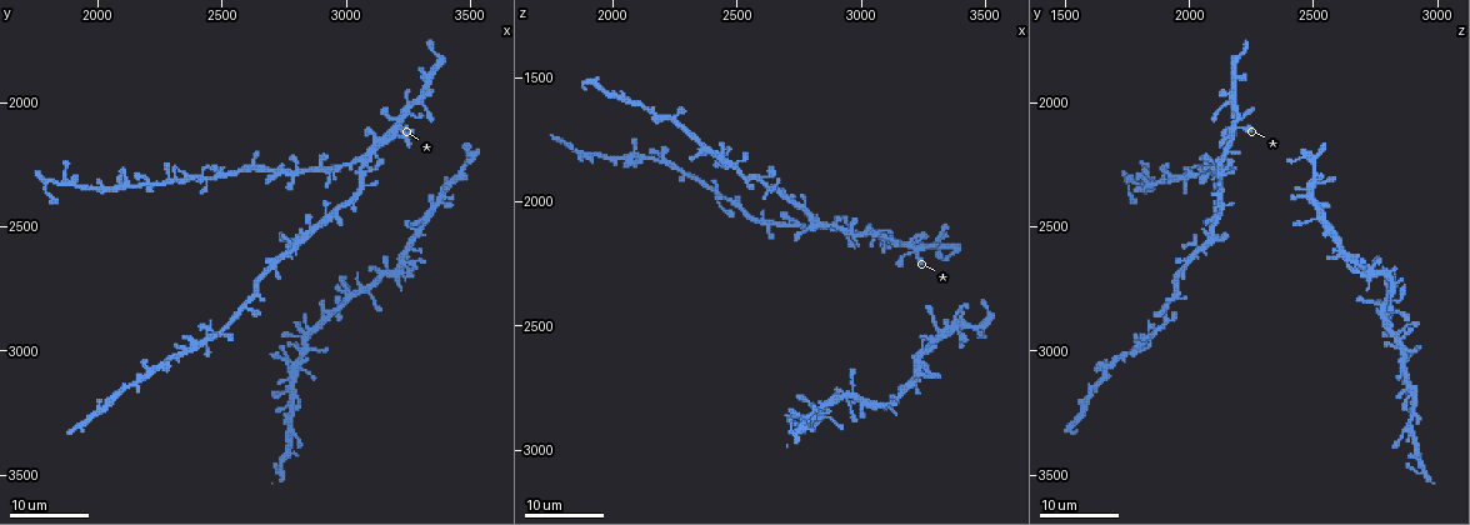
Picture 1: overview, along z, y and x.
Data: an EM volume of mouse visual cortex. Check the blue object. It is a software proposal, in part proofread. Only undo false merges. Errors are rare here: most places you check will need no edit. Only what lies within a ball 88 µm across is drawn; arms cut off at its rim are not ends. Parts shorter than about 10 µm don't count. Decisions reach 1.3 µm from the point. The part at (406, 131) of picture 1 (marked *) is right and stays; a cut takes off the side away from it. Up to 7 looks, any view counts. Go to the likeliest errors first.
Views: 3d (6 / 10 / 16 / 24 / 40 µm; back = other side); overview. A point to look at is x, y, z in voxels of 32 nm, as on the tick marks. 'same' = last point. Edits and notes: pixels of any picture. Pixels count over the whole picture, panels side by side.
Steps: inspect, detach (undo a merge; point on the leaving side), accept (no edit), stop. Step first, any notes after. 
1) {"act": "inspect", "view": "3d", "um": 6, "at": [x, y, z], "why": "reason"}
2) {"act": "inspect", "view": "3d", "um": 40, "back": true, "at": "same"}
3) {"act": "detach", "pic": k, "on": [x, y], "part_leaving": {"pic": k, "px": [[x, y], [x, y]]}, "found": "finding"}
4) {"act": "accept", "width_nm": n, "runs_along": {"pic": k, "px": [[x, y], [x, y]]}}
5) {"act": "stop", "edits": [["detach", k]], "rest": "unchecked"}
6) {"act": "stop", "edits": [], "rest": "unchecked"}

{"act": "inspect", "view": "3d", "um": 24, "at": [3210, 2100, 2170], "why": "four or more arms meet"}

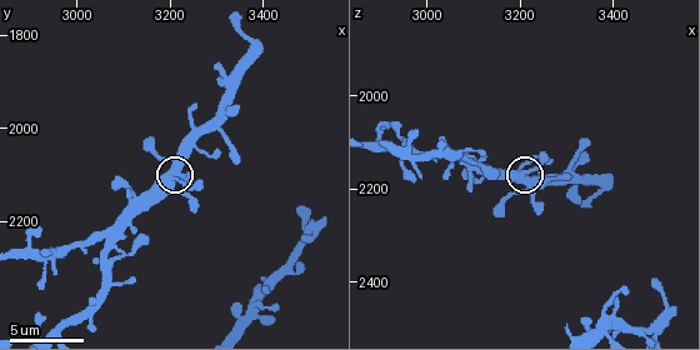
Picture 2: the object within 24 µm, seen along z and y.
{"act": "inspect", "view": "3d", "um": 10, "at": "same", "why": "zoom in"}

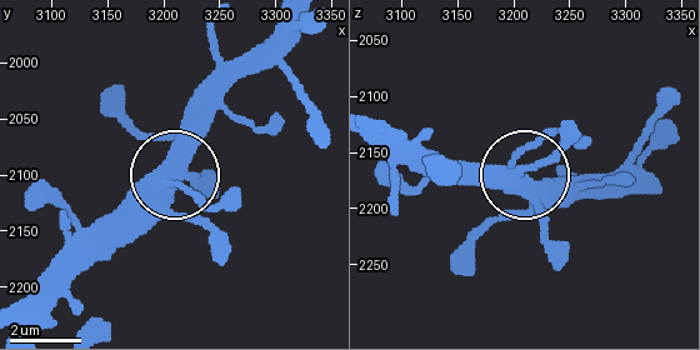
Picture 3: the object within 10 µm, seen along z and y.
{"act": "accept", "width_nm": 430, "found": "all the same neuron"}

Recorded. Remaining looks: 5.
{"act": "inspect", "view": "3d", "um": 24, "at": [2200, 2340, 1840], "why": "four arms meet"}

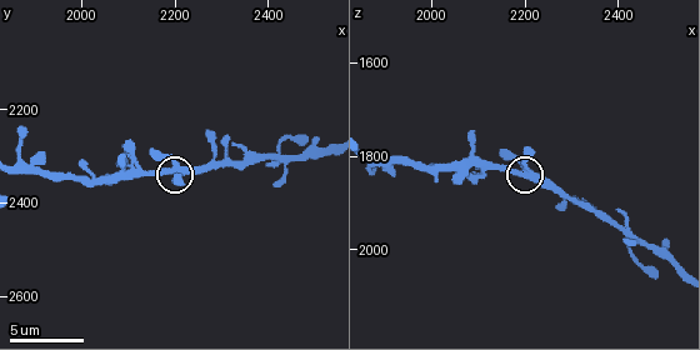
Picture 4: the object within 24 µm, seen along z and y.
{"act": "inspect", "view": "3d", "um": 10, "at": [2190, 2325, 1835]}

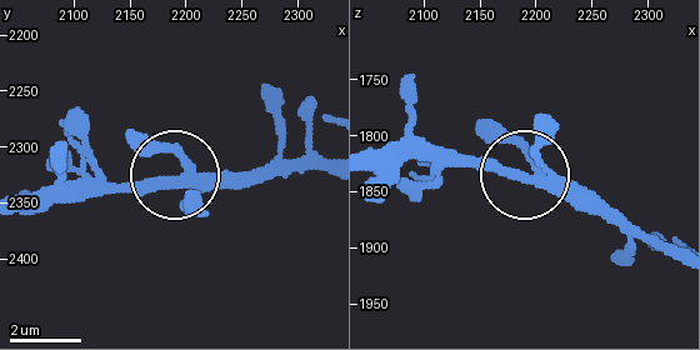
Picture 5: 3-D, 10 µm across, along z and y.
{"act": "accept", "width_nm": 290, "runs_along": {"pic": 5, "px": [[676, 259], [534, 181], [438, 166]]}, "found": "continuous, no second neuron"}

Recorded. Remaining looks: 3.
{"act": "inspect", "view": "3d", "um": 16, "at": [2970, 2425, 2135], "why": "three-way junction"}

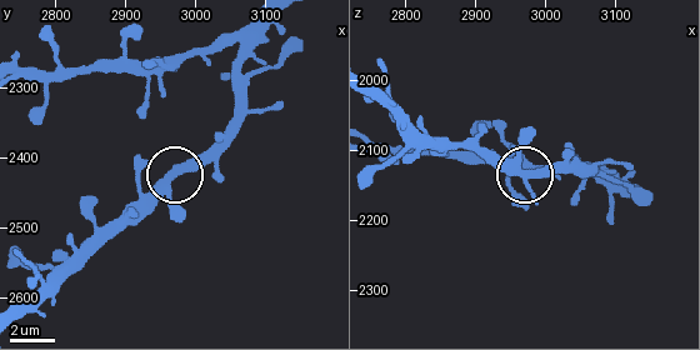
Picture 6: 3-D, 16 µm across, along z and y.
{"act": "inspect", "view": "3d", "um": 6, "at": [2970, 2420, 2135], "why": "zoom in"}

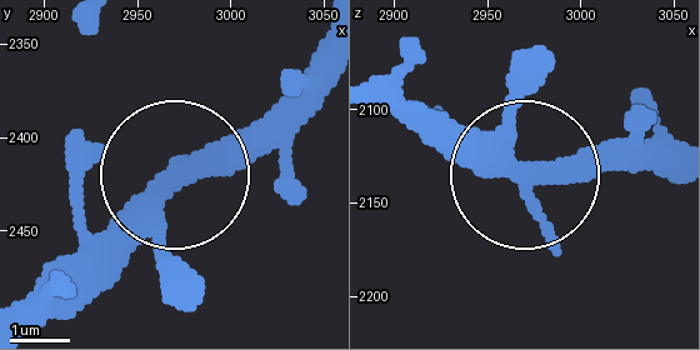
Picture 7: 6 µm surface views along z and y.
{"act": "accept", "arms": 3, "found": "continuous, no second neuron"}

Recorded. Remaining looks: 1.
{"act": "stop", "edits": [], "rest": "unchecked"}

